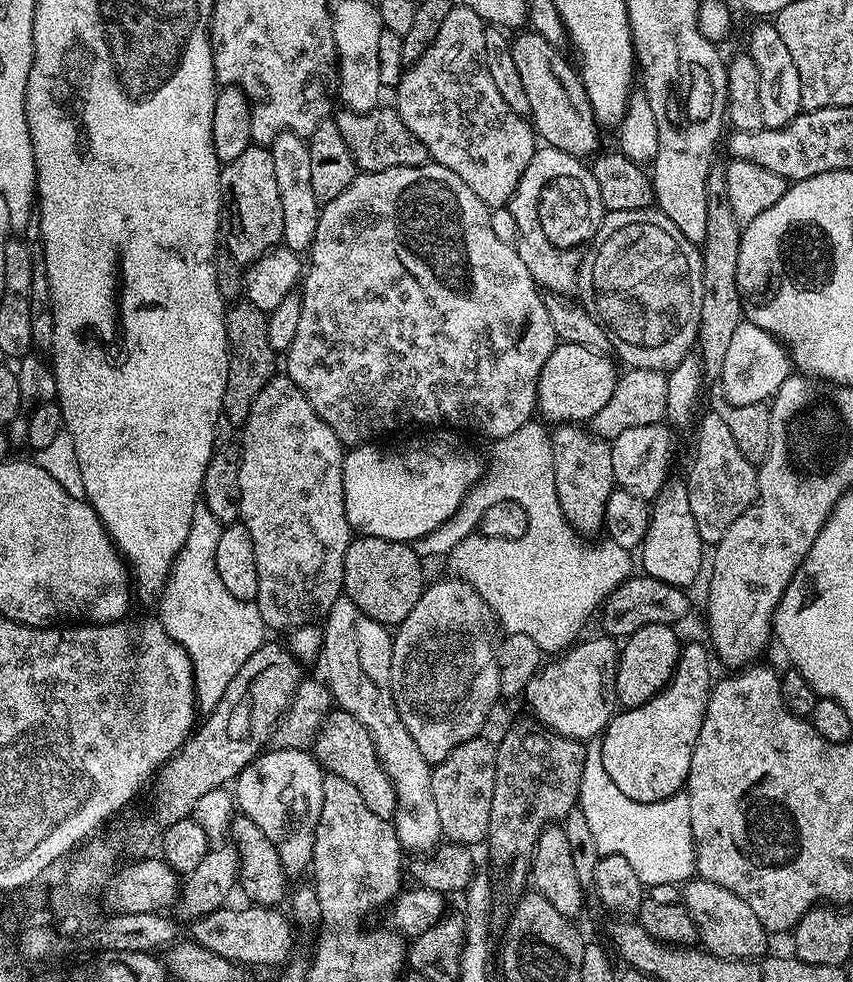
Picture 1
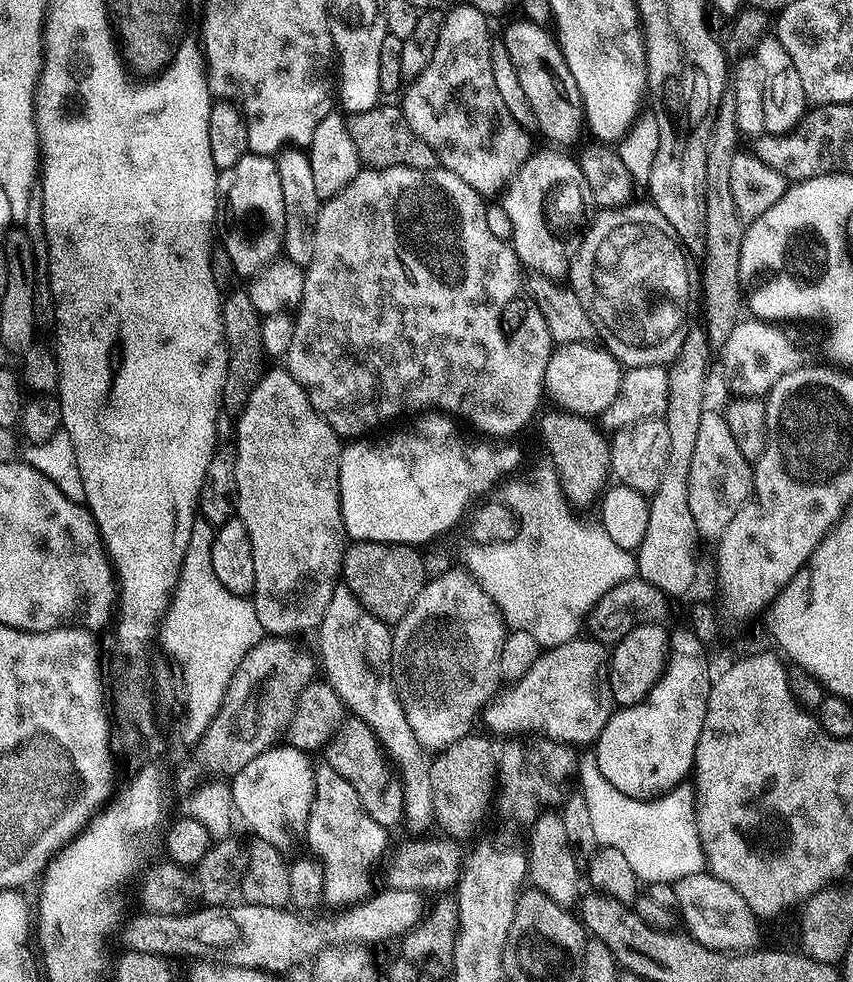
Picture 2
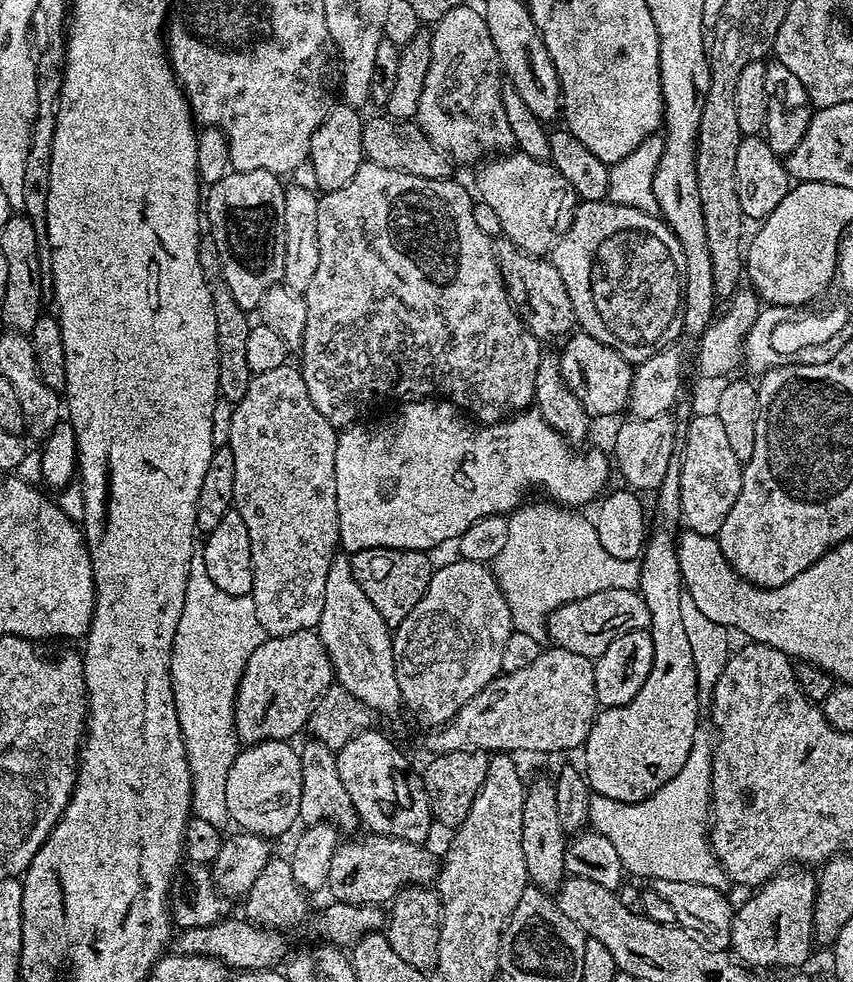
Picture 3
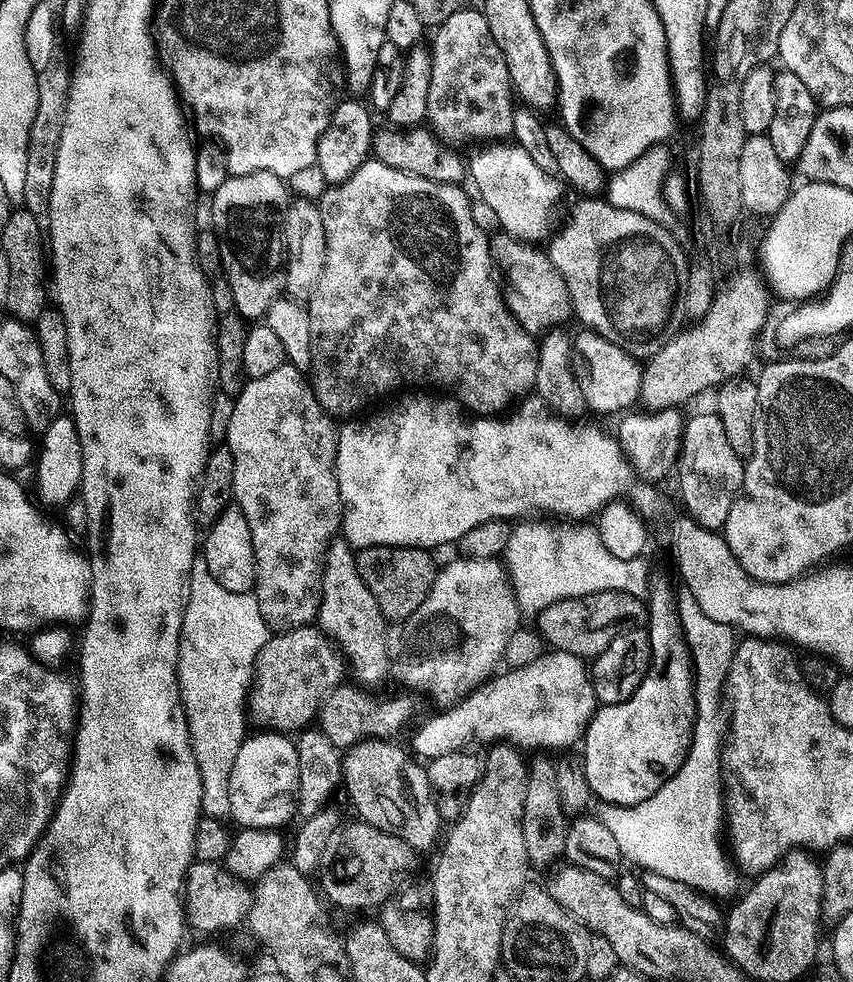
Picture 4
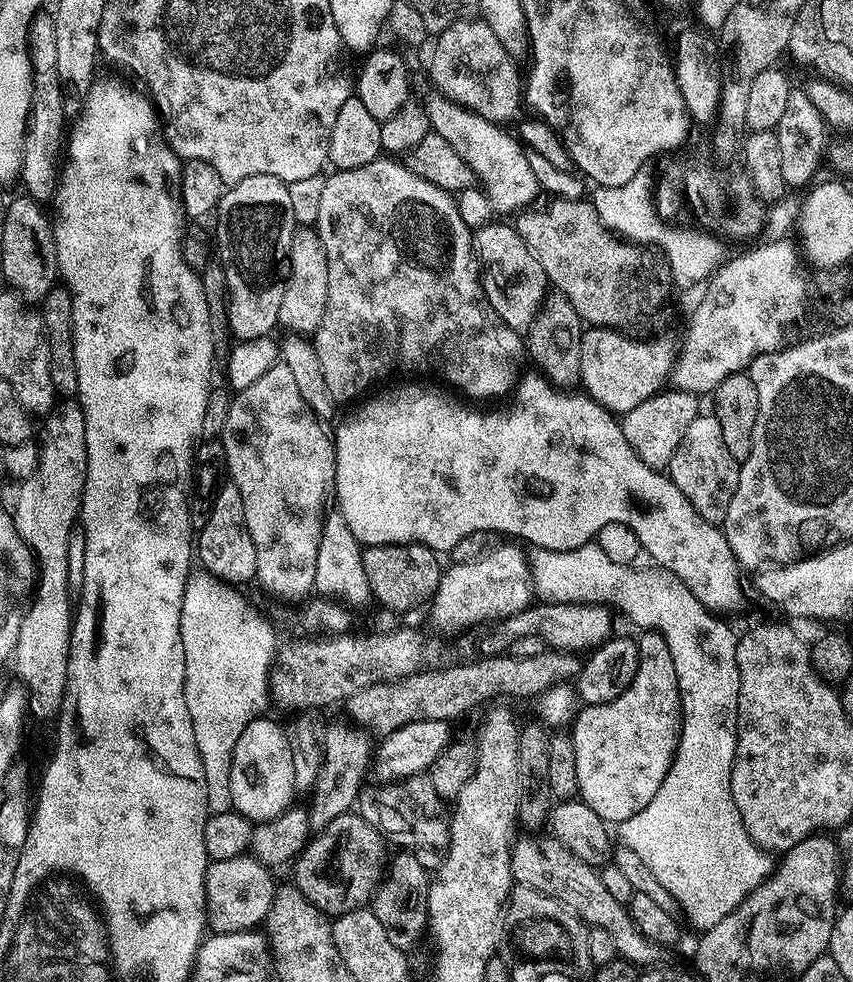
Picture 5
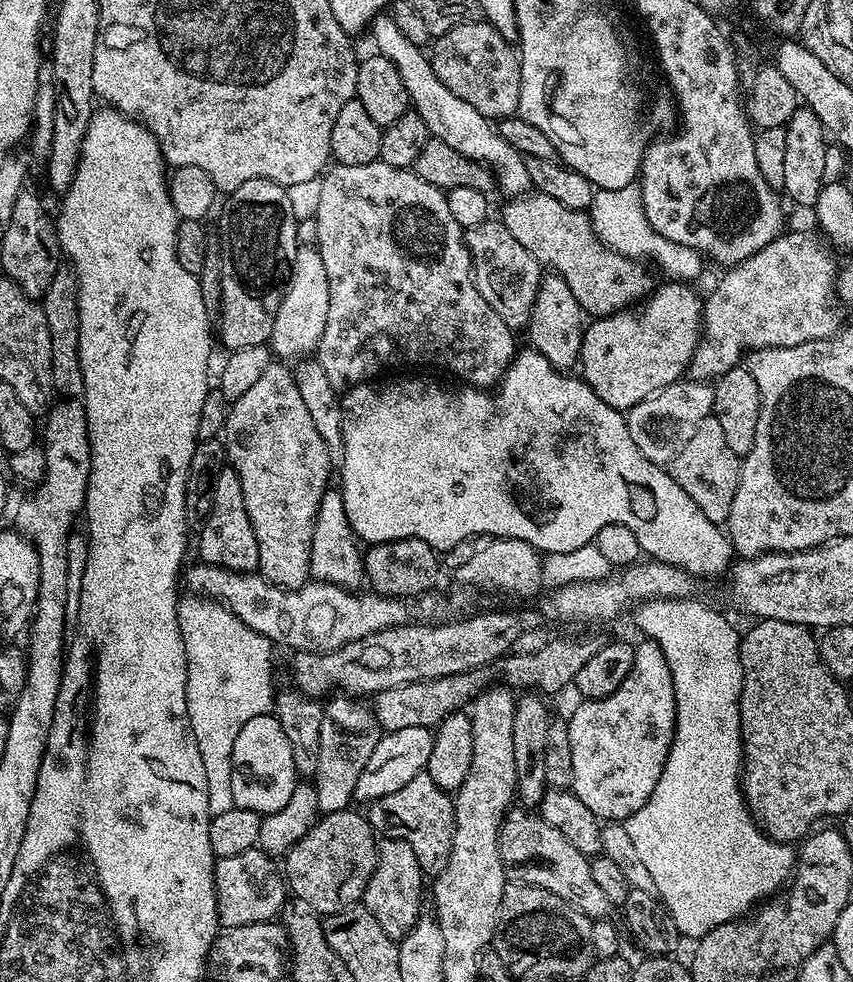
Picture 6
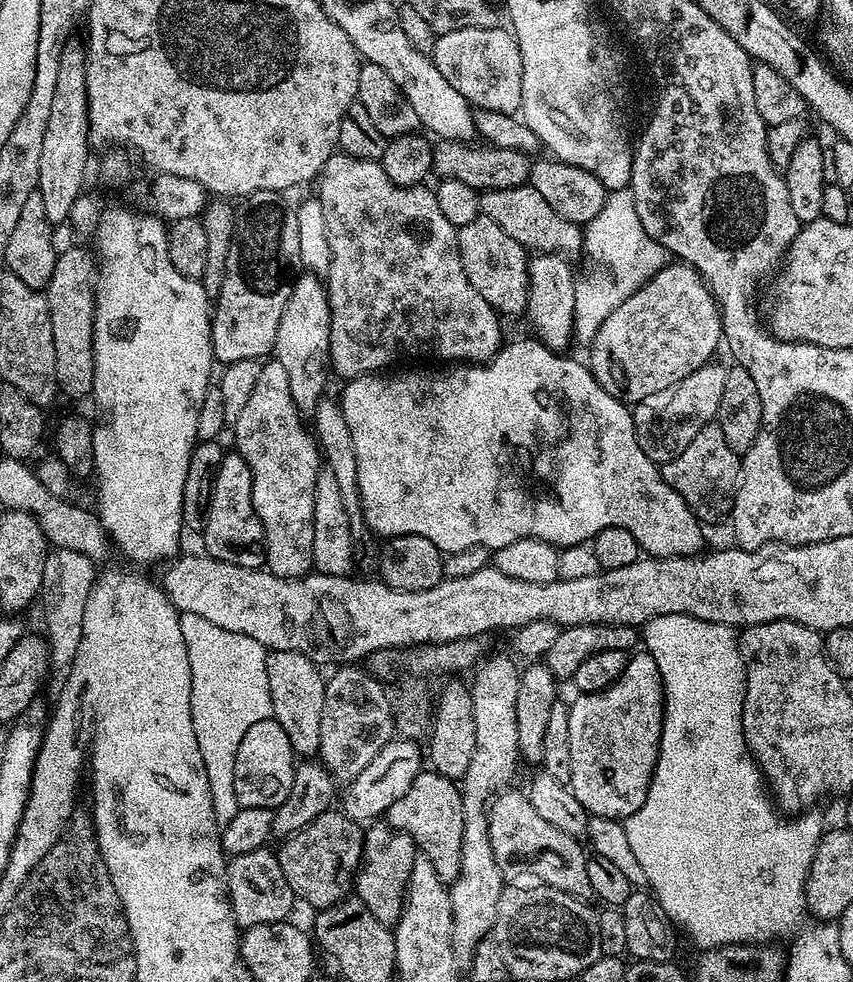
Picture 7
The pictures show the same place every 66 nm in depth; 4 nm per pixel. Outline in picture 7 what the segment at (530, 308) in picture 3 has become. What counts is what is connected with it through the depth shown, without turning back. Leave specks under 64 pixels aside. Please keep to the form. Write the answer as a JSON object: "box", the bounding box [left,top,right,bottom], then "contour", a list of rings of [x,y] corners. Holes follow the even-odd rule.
{"box":[456,215,529,313],"contour":[[[480,215],[474,222],[466,222],[456,234],[456,250],[460,254],[462,270],[466,270],[466,278],[470,278],[470,286],[490,302],[497,313],[523,313],[528,306],[528,261],[529,253],[498,222],[489,216]]]}

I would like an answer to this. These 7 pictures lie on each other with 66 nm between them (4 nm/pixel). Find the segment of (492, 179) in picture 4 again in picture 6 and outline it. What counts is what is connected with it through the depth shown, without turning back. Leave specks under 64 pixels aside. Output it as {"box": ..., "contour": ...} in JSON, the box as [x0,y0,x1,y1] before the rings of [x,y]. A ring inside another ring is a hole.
{"box":[370,14,531,198],"contour":[[[390,14],[377,15],[370,25],[370,32],[376,35],[375,51],[381,56],[390,58],[390,62],[398,66],[408,99],[413,109],[426,123],[429,135],[433,139],[444,141],[446,145],[453,147],[466,158],[478,161],[492,169],[499,191],[502,190],[507,197],[515,198],[525,195],[531,187],[525,157],[499,135],[495,125],[487,116],[479,114],[474,106],[458,98],[434,74],[431,59],[426,55],[425,49],[419,44],[412,44],[410,38],[406,38],[406,34],[402,34],[402,30],[394,26],[394,18]]]}

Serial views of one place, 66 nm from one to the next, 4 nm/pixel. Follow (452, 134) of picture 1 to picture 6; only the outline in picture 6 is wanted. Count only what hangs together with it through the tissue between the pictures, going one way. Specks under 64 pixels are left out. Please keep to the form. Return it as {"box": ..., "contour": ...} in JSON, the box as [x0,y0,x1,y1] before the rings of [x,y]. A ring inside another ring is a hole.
{"box":[431,22,520,122],"contour":[[[487,22],[459,24],[454,26],[454,30],[435,37],[431,48],[434,74],[458,98],[470,103],[492,122],[517,115],[520,107],[520,57],[513,41],[502,38],[494,26]]]}

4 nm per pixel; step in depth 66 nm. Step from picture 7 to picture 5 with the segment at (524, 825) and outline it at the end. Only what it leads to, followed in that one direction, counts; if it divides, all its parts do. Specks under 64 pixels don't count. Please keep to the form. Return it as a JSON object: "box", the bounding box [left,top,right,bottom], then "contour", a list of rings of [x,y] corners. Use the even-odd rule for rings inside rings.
{"box":[512,834,661,966],"contour":[[[524,834],[512,846],[512,879],[516,884],[525,884],[547,896],[553,896],[559,904],[568,908],[585,925],[601,928],[614,938],[617,953],[623,959],[637,966],[648,966],[659,952],[661,945],[650,941],[640,932],[633,922],[625,905],[619,904],[606,891],[599,871],[590,867],[582,858],[574,858],[562,842],[558,842],[551,835]],[[524,836],[524,837],[523,837]]]}

